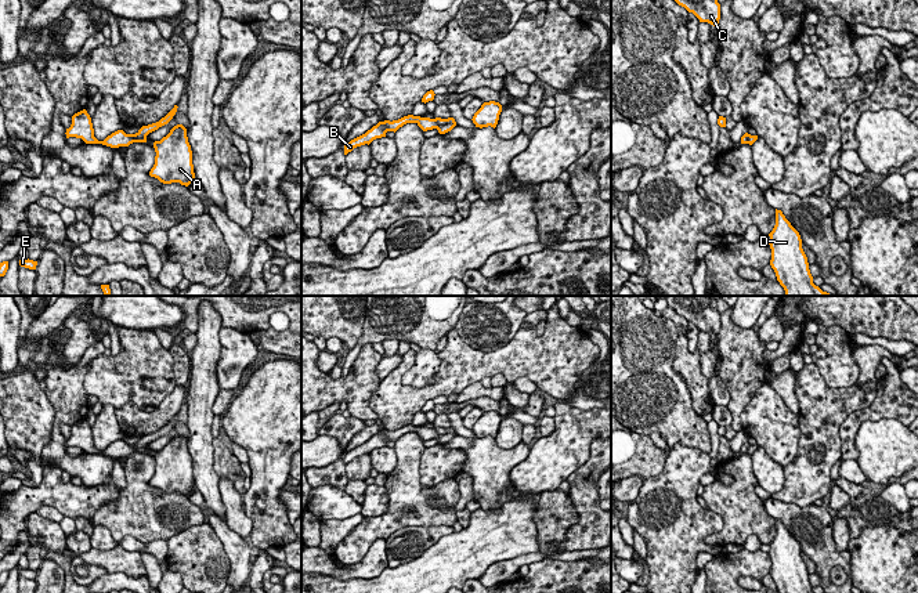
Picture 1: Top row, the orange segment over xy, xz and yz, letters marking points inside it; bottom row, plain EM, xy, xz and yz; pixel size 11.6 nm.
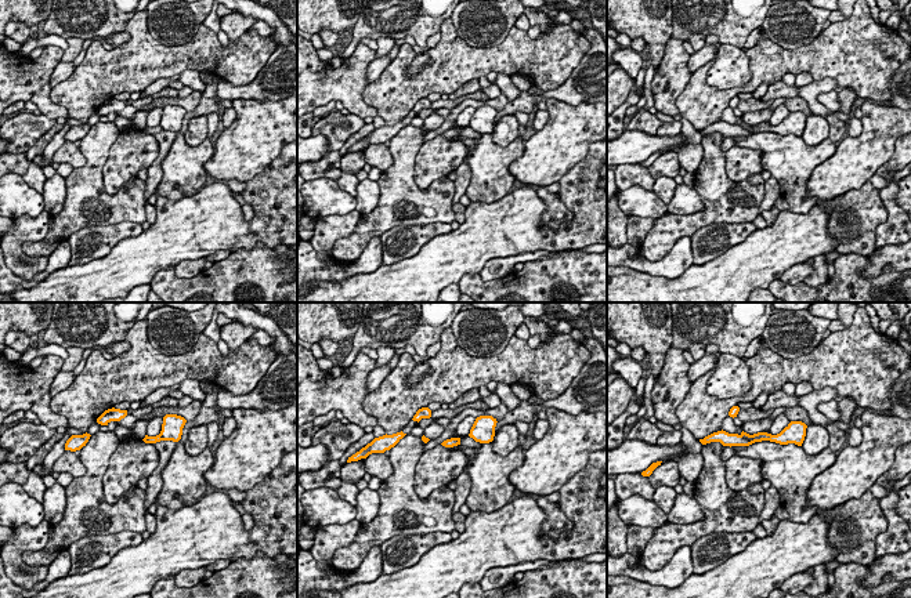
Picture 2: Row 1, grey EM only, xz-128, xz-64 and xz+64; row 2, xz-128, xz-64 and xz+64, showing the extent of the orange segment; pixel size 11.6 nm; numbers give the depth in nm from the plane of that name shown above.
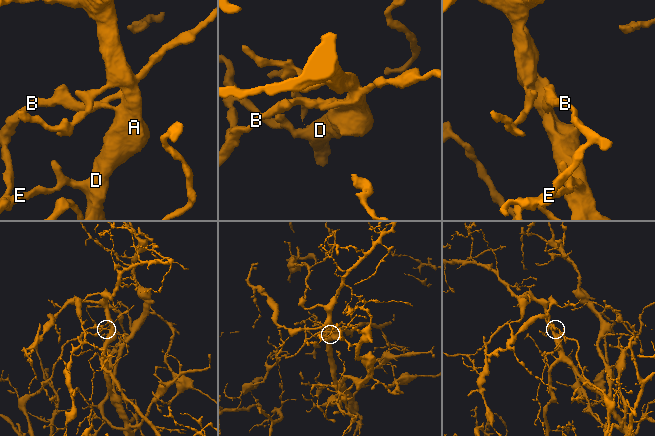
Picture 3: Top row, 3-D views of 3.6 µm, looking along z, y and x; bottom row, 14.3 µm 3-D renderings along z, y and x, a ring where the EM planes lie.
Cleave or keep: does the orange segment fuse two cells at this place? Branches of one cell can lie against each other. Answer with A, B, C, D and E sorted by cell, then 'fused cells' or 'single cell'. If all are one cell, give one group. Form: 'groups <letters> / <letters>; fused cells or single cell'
groups A C D E / B; fused cells

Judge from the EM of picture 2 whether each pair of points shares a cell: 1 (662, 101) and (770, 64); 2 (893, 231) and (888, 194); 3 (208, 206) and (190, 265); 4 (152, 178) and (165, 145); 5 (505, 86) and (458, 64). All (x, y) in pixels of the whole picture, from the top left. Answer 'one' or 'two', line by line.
1: two
2: one
3: two
4: one
5: two

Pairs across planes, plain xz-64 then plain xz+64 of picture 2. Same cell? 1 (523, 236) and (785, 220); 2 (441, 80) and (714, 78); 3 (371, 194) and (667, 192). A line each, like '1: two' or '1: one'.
1: one
2: two
3: two

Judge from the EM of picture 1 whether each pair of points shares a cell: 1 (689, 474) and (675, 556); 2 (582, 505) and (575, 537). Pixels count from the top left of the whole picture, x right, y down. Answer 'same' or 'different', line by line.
1: same
2: same

